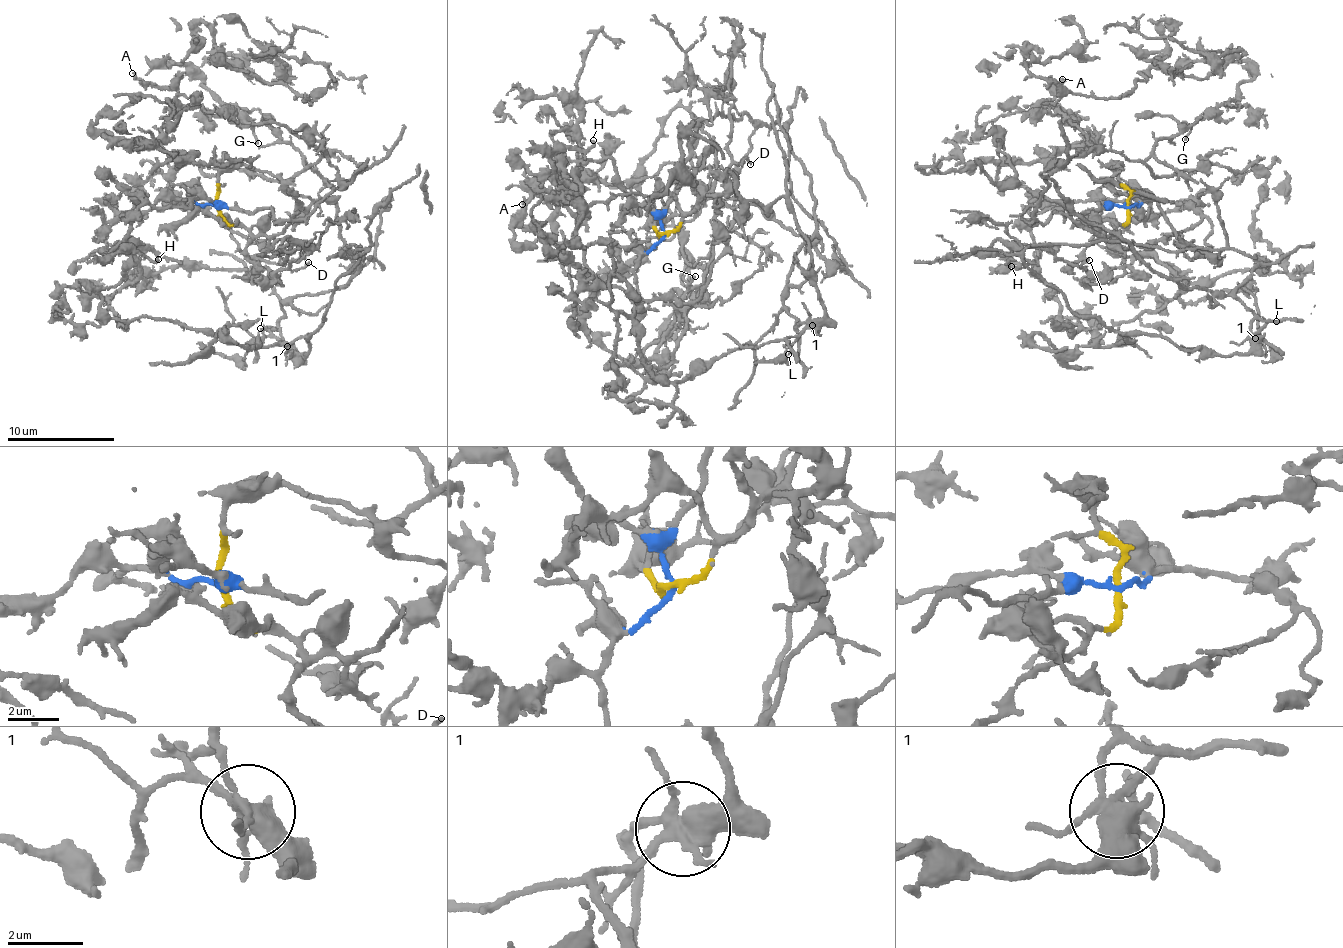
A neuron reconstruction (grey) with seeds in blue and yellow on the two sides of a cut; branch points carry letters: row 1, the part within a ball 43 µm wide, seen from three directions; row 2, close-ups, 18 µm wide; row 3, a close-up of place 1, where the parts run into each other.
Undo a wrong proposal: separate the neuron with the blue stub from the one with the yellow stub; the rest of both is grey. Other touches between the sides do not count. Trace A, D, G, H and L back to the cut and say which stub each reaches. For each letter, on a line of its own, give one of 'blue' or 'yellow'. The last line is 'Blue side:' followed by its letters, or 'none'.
A: blue
D: yellow
G: blue
H: blue
L: yellow
Blue side: A, G, H

